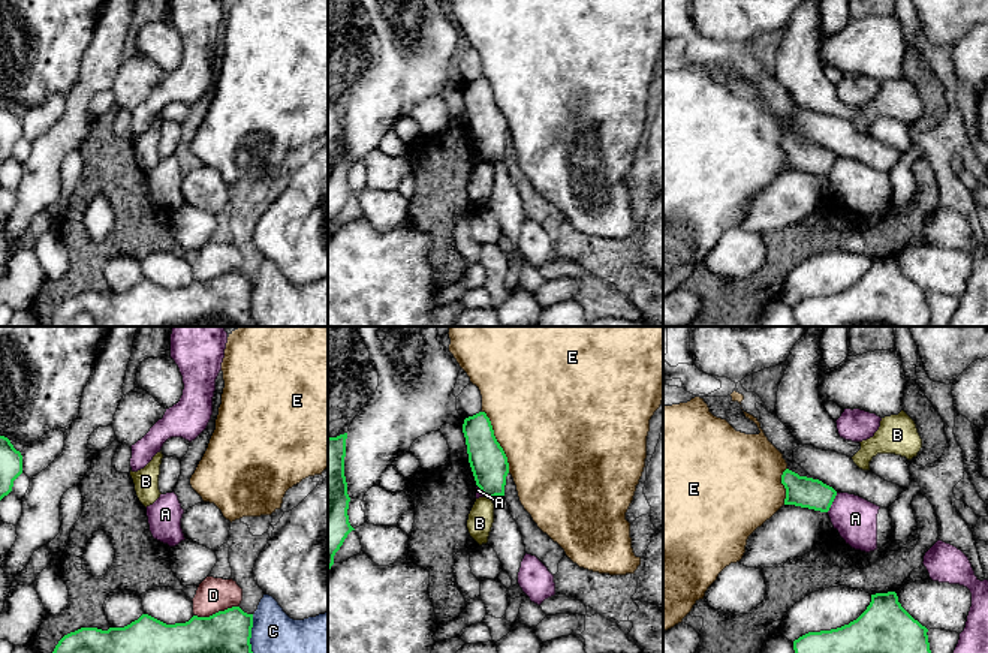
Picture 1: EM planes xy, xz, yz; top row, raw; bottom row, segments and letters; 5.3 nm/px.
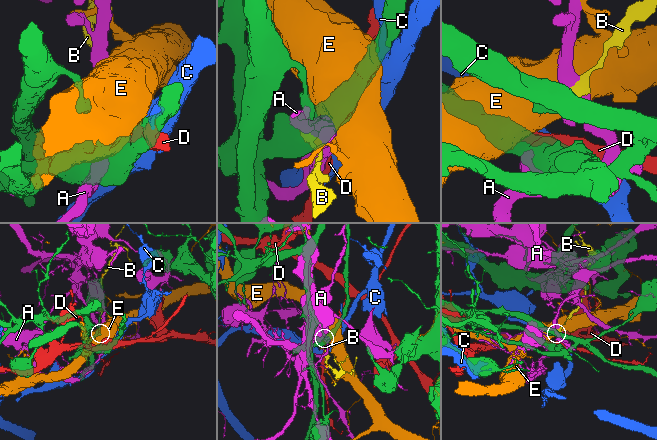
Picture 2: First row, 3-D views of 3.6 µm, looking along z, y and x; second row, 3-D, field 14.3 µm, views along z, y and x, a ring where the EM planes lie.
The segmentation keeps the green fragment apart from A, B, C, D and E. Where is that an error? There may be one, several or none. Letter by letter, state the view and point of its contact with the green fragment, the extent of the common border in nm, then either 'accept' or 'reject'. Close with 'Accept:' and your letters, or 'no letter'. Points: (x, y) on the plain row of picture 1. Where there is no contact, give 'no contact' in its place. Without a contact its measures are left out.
A: meets green in yz at (833, 165); contact 120 nm long; reject
B: meets green in xz at (488, 161); contact 50 nm long; reject
C: meets green in xy at (250, 301); contact 260 nm long; reject
D: meets green in xy at (216, 277); contact 240 nm long; reject
E: meets green in xz at (497, 107); contact 360 nm long; reject
Accept: no letter

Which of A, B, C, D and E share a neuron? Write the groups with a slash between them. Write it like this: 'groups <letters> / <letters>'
groups A / B / C / D / E

